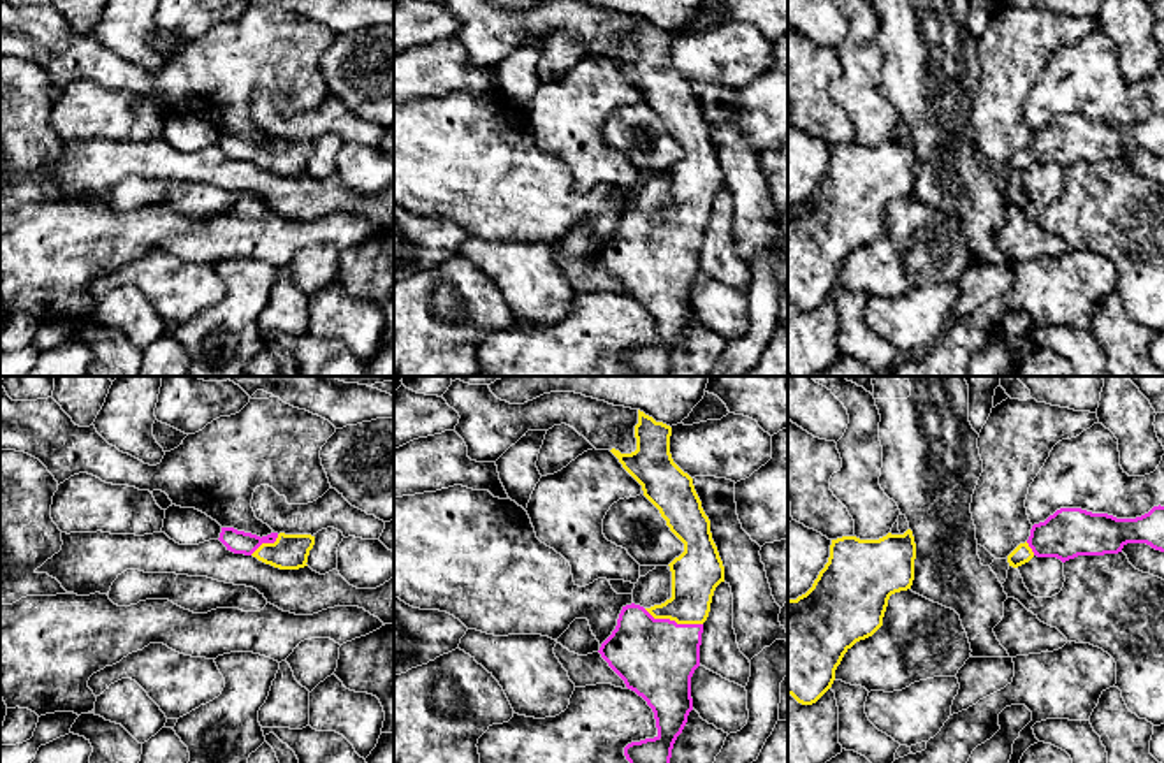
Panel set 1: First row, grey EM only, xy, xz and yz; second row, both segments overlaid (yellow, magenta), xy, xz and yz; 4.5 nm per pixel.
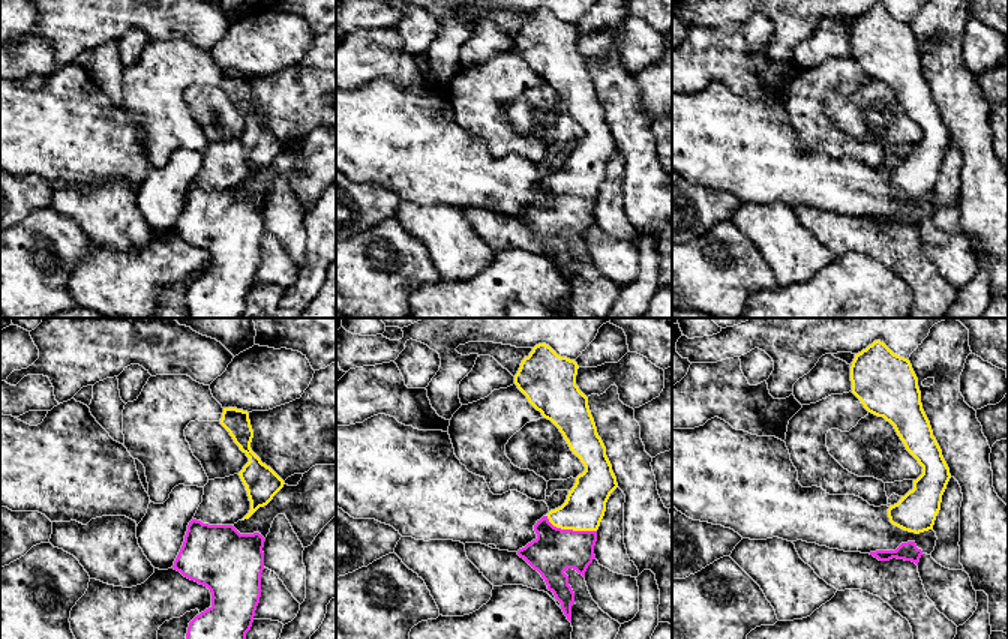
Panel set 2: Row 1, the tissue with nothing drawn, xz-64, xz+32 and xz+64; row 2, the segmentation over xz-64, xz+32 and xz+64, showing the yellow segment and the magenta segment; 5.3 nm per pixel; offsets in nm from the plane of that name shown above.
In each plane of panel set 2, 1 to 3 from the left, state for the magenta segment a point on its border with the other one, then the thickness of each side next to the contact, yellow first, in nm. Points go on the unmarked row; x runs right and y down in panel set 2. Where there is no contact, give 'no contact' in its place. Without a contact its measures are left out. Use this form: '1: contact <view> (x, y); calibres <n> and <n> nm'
1: no contact
2: contact xz+32 (570, 192); calibres 220 and 240 nm
3: no contact

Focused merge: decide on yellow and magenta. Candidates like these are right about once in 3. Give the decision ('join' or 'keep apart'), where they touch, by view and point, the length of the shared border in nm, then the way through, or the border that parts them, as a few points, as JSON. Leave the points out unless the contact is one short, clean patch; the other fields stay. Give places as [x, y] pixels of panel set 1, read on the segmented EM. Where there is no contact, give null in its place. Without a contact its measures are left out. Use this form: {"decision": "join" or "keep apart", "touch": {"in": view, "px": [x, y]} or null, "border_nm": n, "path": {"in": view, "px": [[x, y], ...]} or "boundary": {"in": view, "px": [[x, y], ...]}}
{"decision": "join", "touch": {"in": "xz", "px": [674, 619]}, "border_nm": 280, "path": {"in": "xz", "px": [[697, 572], [691, 600], [674, 619], [674, 628], [656, 658]]}}

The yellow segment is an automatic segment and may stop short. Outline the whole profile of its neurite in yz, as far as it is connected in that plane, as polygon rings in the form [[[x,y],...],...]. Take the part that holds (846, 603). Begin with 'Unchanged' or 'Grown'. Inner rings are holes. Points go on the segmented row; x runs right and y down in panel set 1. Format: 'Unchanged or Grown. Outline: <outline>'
Unchanged. Outline: [[[911,529],[879,540],[832,540],[828,563],[812,587],[797,600],[788,600],[788,694],[802,705],[812,705],[832,687],[844,654],[883,626],[890,596],[911,589],[914,559]]]

